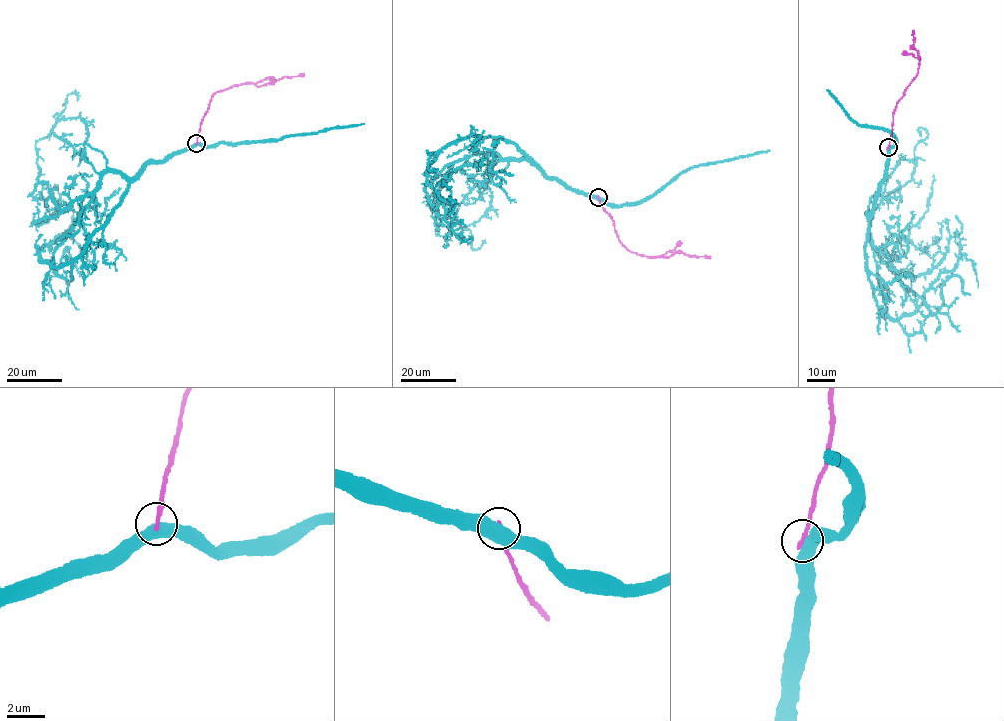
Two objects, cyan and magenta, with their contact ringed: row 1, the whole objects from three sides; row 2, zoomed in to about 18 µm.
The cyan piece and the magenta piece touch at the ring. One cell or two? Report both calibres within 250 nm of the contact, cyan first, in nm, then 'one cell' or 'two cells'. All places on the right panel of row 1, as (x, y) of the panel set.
550/220 nm | two cells

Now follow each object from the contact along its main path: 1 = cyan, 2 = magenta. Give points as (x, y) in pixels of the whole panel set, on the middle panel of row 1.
1: (598, 198), (549, 178), (504, 139), (462, 138), (441, 149), (427, 181), (449, 227), (463, 241), (468, 235)
2: (598, 197), (614, 222), (618, 239), (627, 249), (649, 257), (670, 257), (681, 252), (690, 256), (711, 257)

